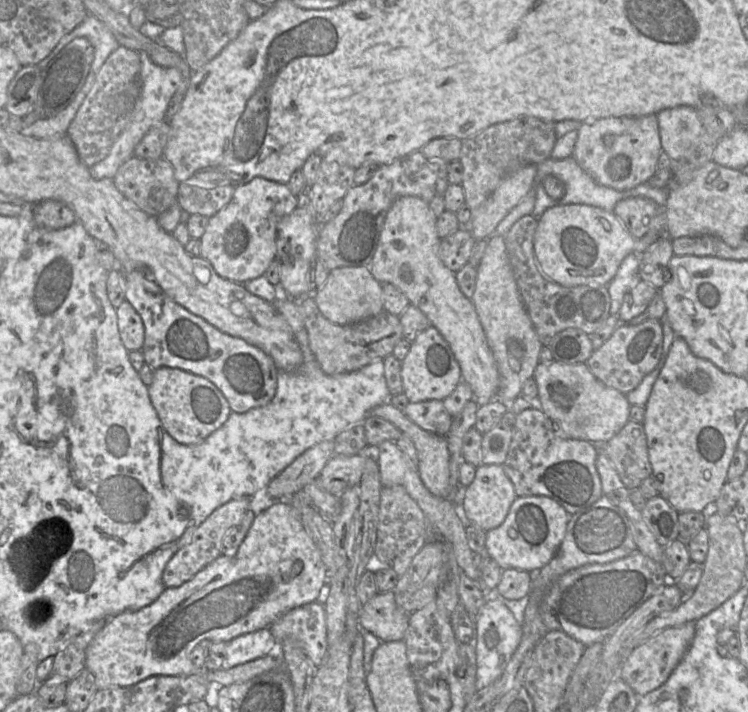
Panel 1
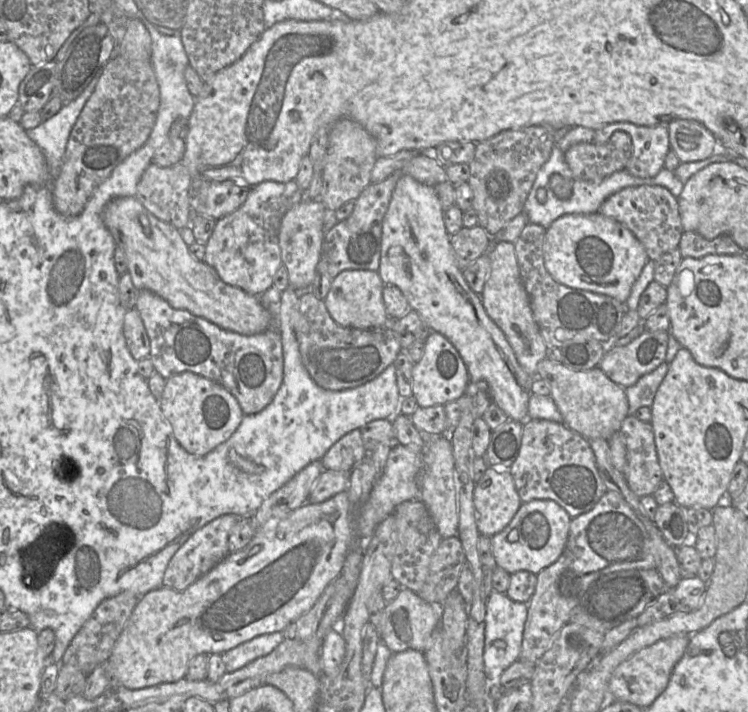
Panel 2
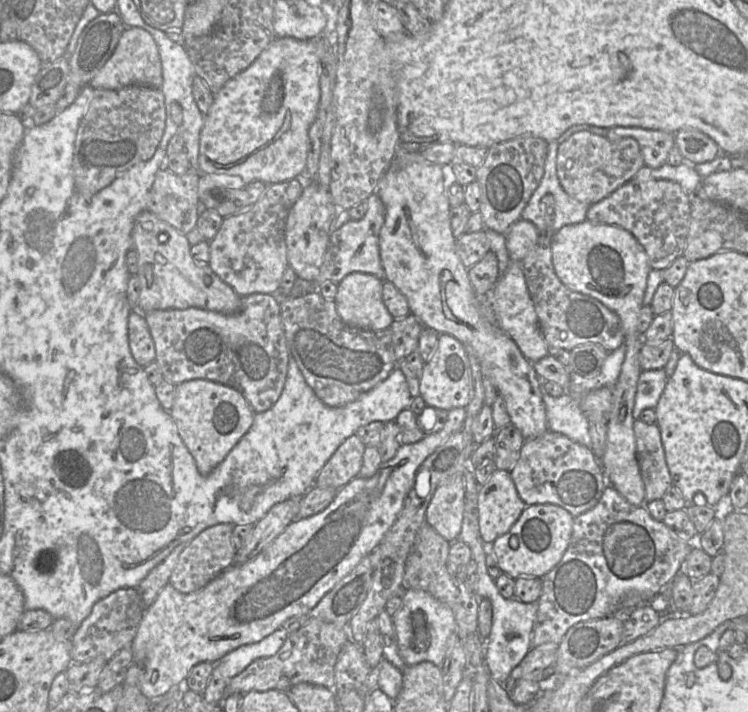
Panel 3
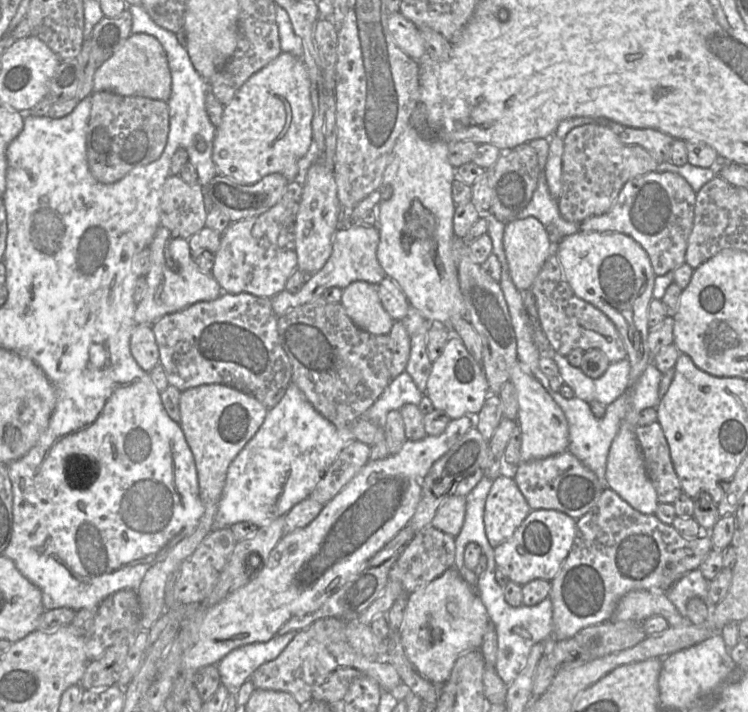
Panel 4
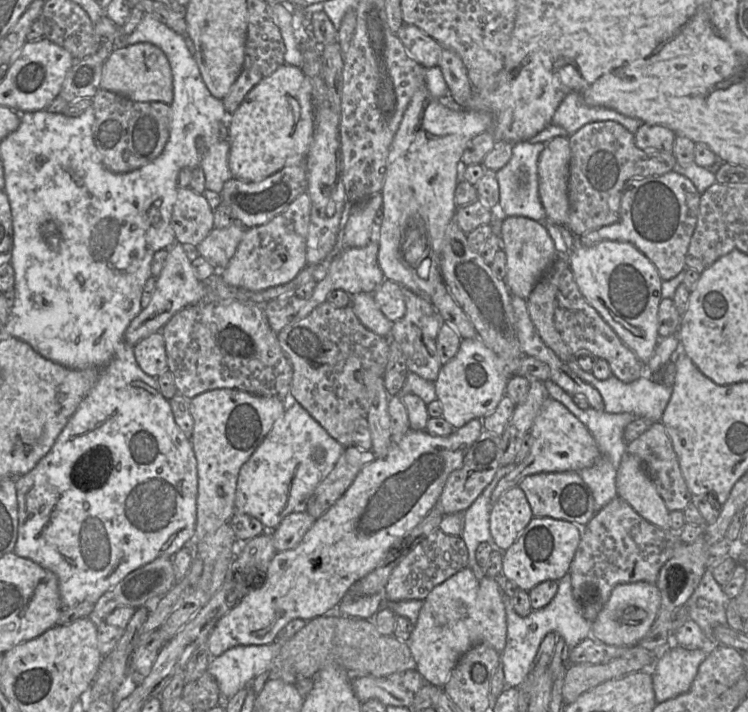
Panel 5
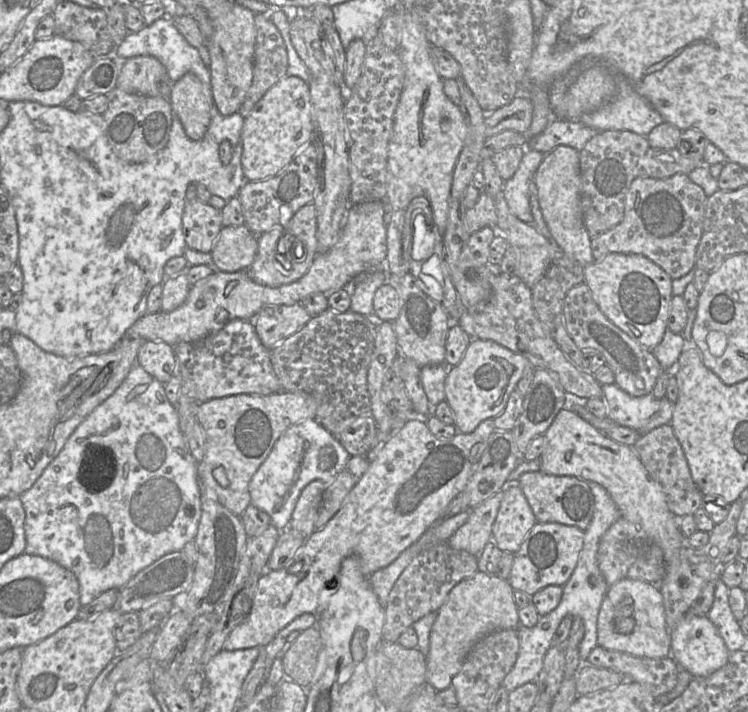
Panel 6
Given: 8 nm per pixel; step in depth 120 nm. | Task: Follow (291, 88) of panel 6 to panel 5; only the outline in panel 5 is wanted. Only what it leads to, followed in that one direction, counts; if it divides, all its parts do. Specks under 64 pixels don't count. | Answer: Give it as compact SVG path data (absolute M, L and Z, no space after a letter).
M284 63L270 76L262 79L257 85L255 85L247 93L247 95L245 96L239 107L236 109L236 111L232 115L230 115L230 124L228 127L228 132L229 132L229 145L230 145L228 165L233 175L233 178L242 181L258 182L274 174L275 172L281 170L284 166L289 165L291 160L305 161L305 156L307 154L307 151L310 147L313 138L314 118L313 118L313 104L311 99L311 84L308 78L303 73L302 69Z

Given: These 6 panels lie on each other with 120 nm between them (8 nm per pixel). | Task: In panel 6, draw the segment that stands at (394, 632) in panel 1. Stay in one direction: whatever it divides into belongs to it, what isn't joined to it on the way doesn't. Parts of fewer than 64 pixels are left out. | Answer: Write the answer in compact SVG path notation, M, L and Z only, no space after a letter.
M479 570L451 589L437 611L426 654L426 681L437 691L451 687L453 677L460 671L466 656L478 640L497 630L517 629L519 616L513 592L508 580Z

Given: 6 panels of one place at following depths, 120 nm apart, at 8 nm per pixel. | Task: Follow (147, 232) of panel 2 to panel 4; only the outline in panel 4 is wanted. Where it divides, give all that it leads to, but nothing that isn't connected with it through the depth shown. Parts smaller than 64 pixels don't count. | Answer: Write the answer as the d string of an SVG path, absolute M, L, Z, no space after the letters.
M160 225L148 248L151 250L150 269L145 276L148 287L143 299L136 305L135 325L152 325L167 314L200 301L214 300L223 293L212 274L203 272L196 266L188 240L172 235Z

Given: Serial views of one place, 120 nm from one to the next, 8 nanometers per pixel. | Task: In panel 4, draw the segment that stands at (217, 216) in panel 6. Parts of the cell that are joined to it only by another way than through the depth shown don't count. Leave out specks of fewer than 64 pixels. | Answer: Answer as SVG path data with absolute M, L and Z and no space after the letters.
M169 175L160 197L160 222L172 235L188 240L205 227L207 211L203 202L204 188L188 184L179 175Z

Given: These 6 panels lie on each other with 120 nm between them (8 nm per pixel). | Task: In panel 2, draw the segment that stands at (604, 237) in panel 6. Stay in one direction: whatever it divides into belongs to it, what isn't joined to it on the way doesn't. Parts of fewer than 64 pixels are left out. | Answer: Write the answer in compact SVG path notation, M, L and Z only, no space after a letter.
M640 185L626 187L609 196L600 205L598 213L616 220L630 230L644 246L649 261L655 262L665 253L679 249L684 230L678 198L662 186Z

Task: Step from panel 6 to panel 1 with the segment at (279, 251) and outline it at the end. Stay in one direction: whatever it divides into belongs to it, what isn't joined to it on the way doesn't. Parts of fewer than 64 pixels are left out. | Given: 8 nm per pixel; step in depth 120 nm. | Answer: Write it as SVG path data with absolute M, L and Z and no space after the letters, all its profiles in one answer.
M256 177L246 184L235 185L231 201L208 219L205 232L200 238L200 256L213 266L219 276L239 284L264 276L269 264L275 259L277 226L296 208L297 197L286 184Z

